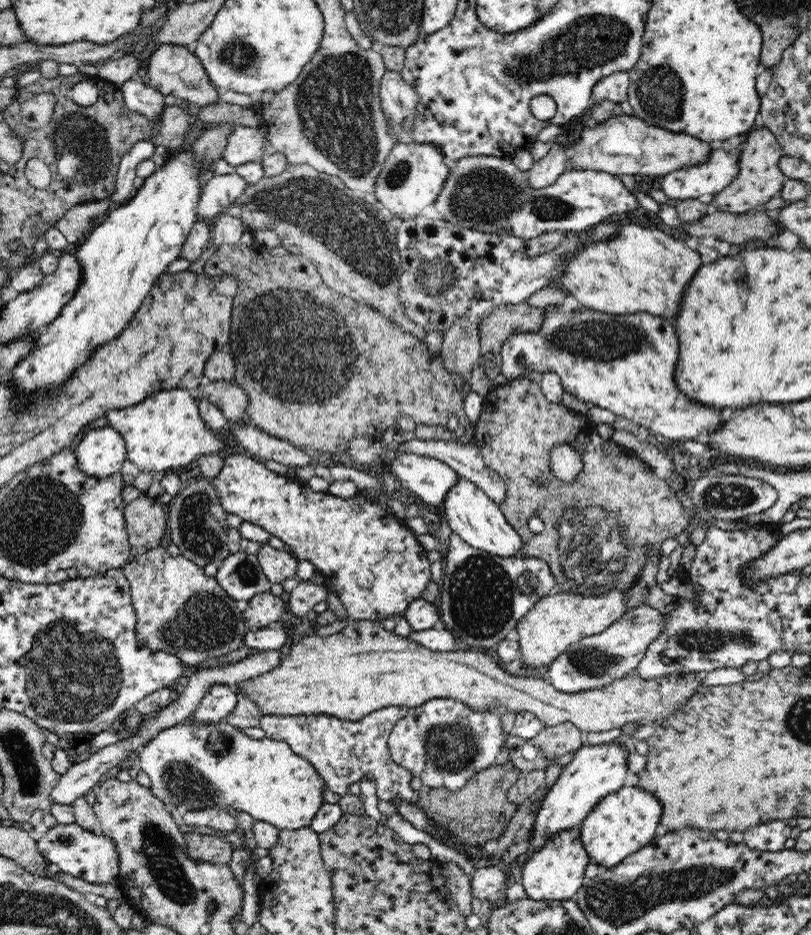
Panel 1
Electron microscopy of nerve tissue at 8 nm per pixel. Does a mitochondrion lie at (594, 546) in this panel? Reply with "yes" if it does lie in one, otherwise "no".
yes

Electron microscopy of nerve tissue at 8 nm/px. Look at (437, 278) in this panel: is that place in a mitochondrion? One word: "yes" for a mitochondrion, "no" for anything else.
yes

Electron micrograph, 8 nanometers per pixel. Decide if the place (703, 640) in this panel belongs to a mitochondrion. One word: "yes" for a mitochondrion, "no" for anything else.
yes

